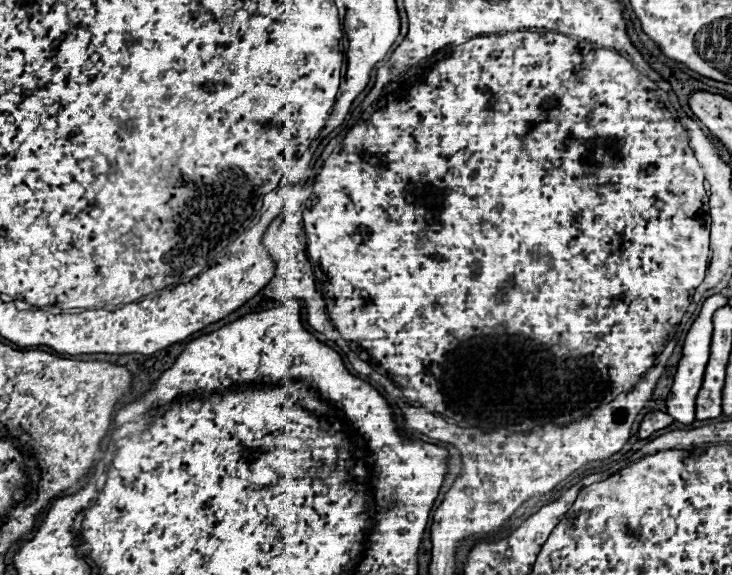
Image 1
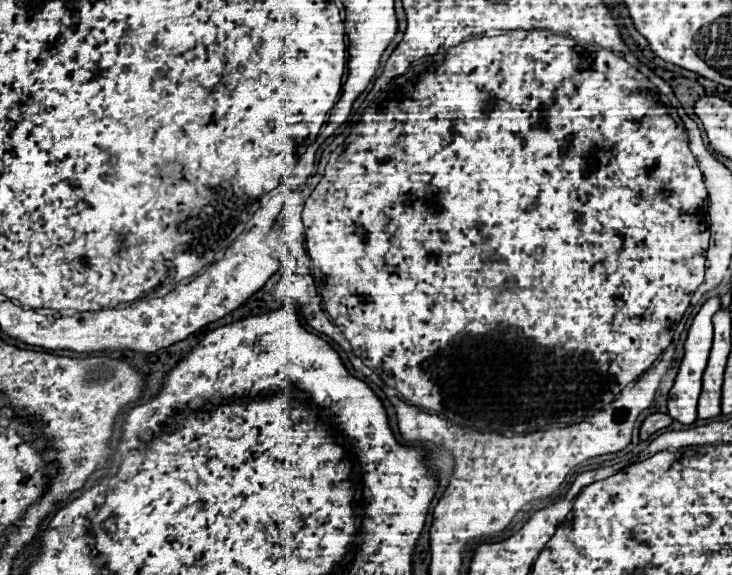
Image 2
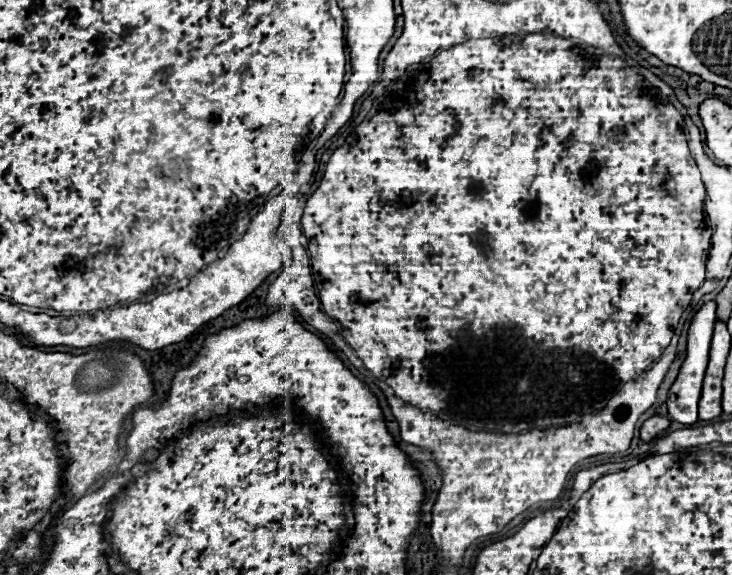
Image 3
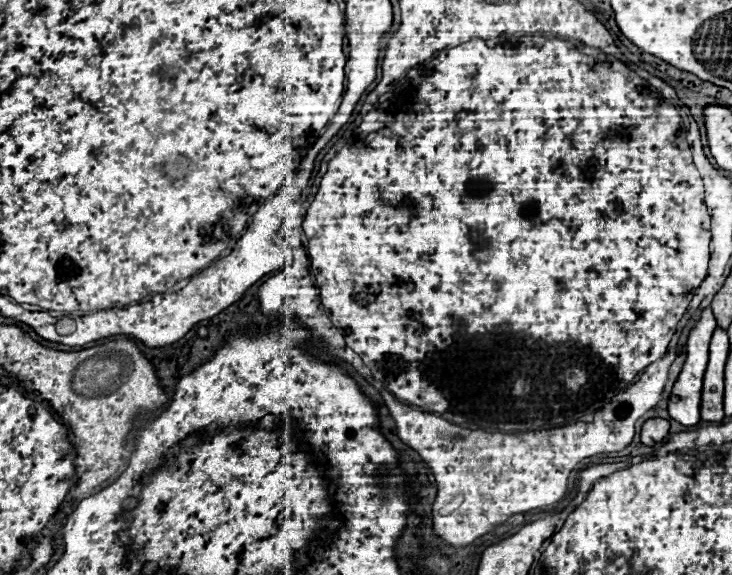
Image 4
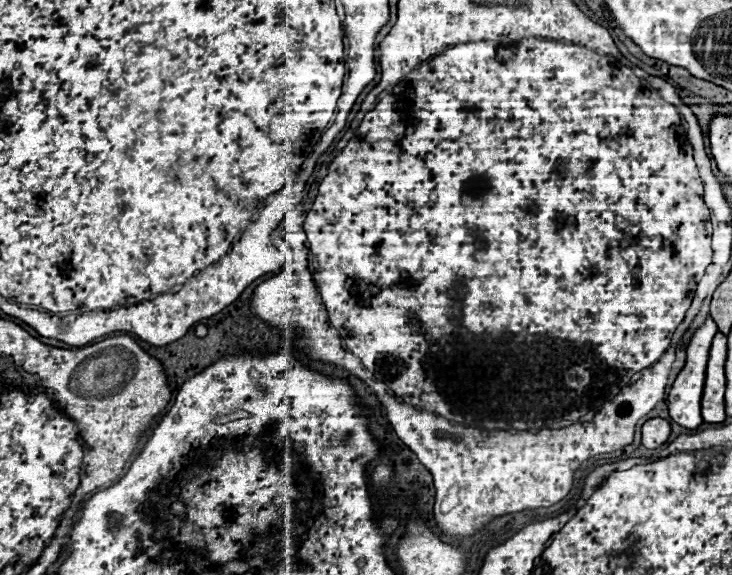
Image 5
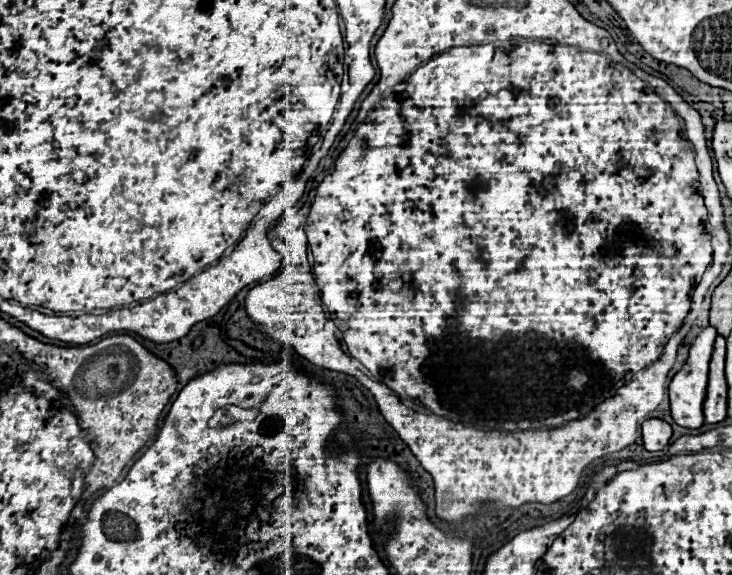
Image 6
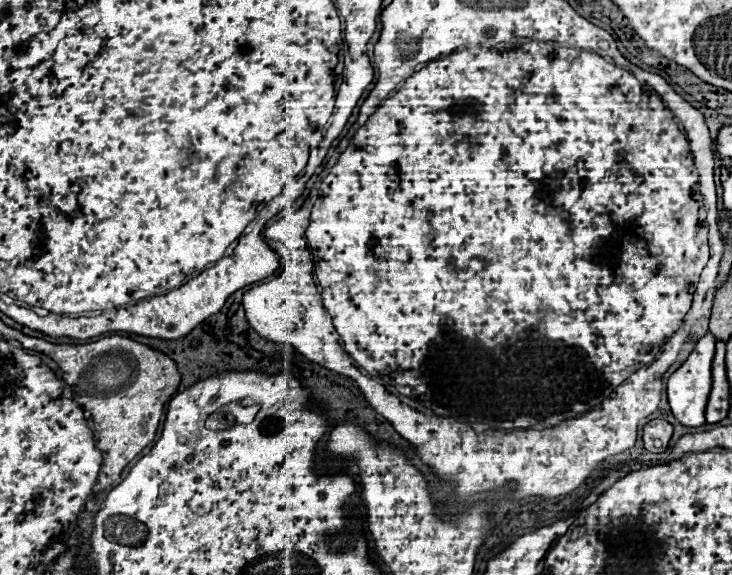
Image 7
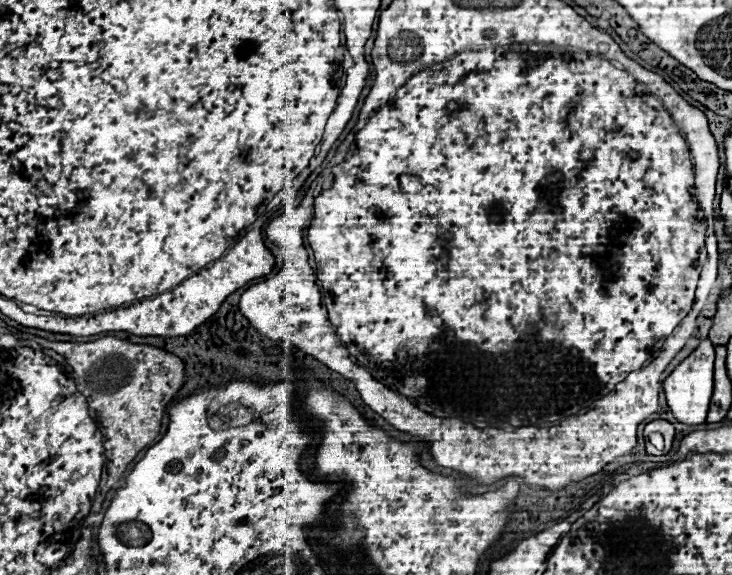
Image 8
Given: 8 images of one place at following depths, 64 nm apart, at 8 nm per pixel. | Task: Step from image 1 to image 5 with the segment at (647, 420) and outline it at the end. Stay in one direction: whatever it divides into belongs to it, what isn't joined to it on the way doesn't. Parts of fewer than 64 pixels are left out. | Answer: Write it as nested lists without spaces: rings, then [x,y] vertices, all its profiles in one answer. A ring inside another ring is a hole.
[[[652,418],[642,426],[642,444],[646,448],[662,446],[670,436],[670,422],[664,418]]]

